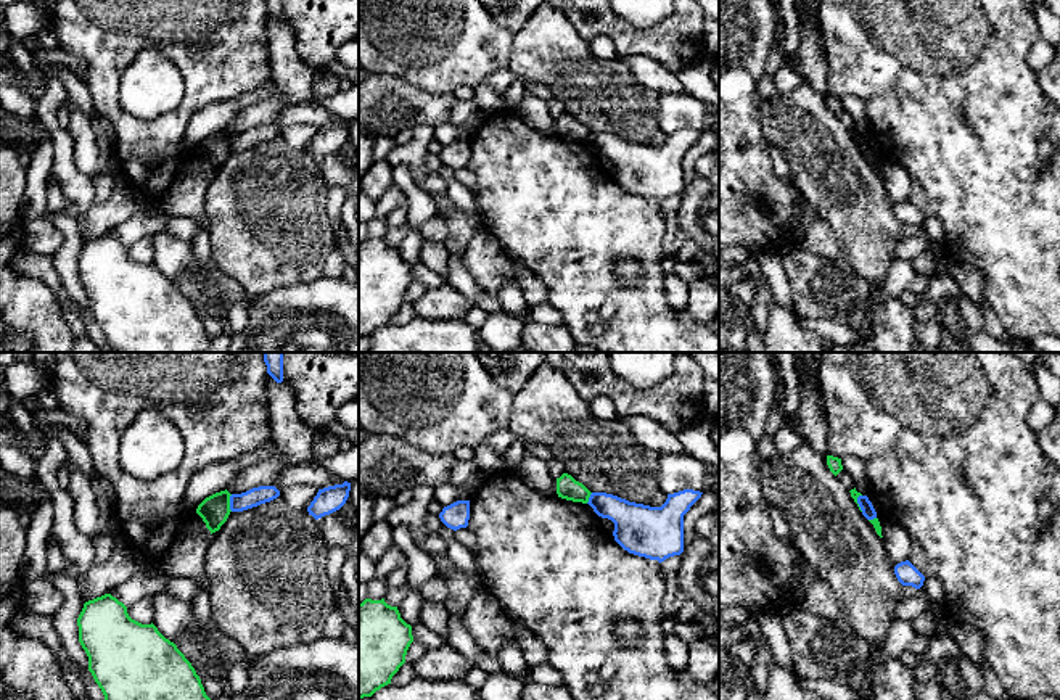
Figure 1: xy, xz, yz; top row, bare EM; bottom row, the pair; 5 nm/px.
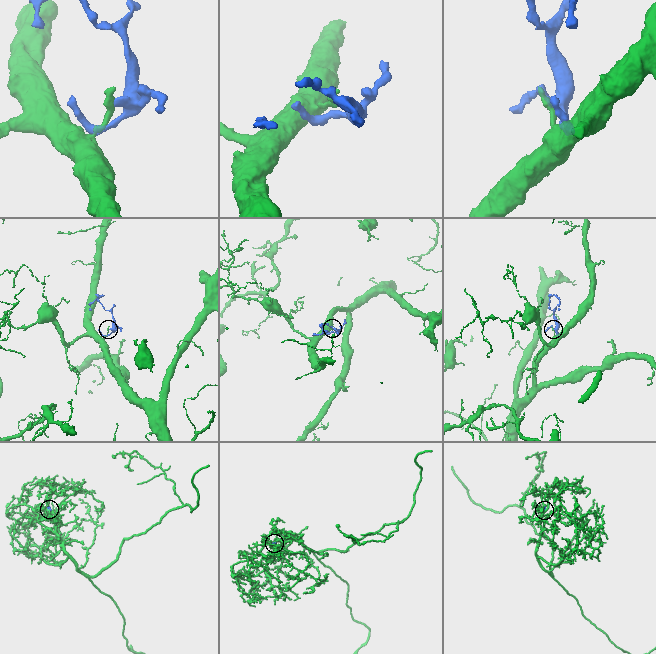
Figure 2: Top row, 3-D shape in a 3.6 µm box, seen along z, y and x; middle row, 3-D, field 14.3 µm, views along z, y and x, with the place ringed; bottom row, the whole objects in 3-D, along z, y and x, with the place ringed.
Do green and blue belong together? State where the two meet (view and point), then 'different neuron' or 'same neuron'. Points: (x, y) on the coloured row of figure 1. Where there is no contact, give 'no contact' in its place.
meets green in xy at (229, 502); different neuron

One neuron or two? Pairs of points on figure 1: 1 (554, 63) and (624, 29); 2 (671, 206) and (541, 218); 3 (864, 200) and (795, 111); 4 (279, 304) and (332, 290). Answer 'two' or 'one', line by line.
1: two
2: two
3: one
4: one

